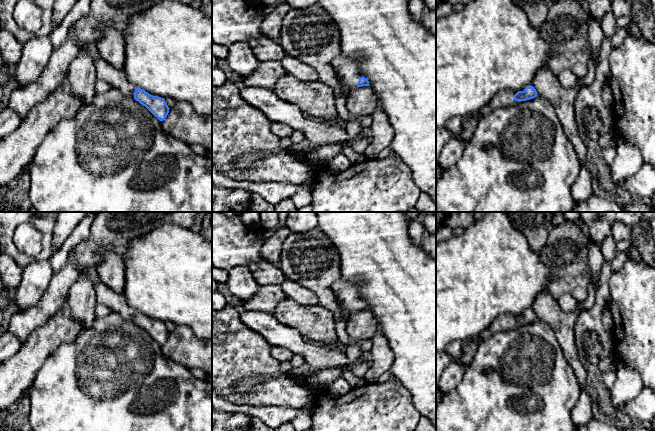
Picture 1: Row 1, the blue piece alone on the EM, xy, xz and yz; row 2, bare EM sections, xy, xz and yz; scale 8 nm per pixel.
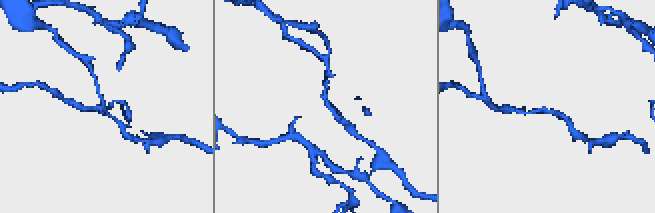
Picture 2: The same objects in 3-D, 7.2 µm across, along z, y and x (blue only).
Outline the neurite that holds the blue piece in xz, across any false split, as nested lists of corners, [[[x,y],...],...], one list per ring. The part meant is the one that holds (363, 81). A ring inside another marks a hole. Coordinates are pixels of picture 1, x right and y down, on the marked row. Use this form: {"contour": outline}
{"contour": [[[341,54],[333,59],[331,64],[335,76],[339,77],[344,84],[352,88],[370,86],[368,79],[359,73],[357,64],[352,59]]]}

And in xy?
{"contour": [[[84,43],[79,48],[79,51],[82,50],[88,52],[94,59],[97,80],[109,83],[112,88],[118,89],[124,95],[133,97],[160,121],[163,121],[167,117],[170,108],[168,107],[165,99],[153,96],[129,82],[123,70],[110,65],[103,59],[99,53],[96,43]]]}

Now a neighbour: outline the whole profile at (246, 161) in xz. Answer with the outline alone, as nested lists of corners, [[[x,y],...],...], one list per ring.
[[[267,152],[248,153],[240,157],[236,157],[230,163],[230,166],[231,166],[231,169],[239,168],[239,169],[247,170],[253,167],[256,162],[261,161],[268,156],[269,154]]]

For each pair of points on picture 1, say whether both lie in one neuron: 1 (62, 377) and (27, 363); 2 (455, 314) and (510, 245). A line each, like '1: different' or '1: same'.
1: different
2: same

